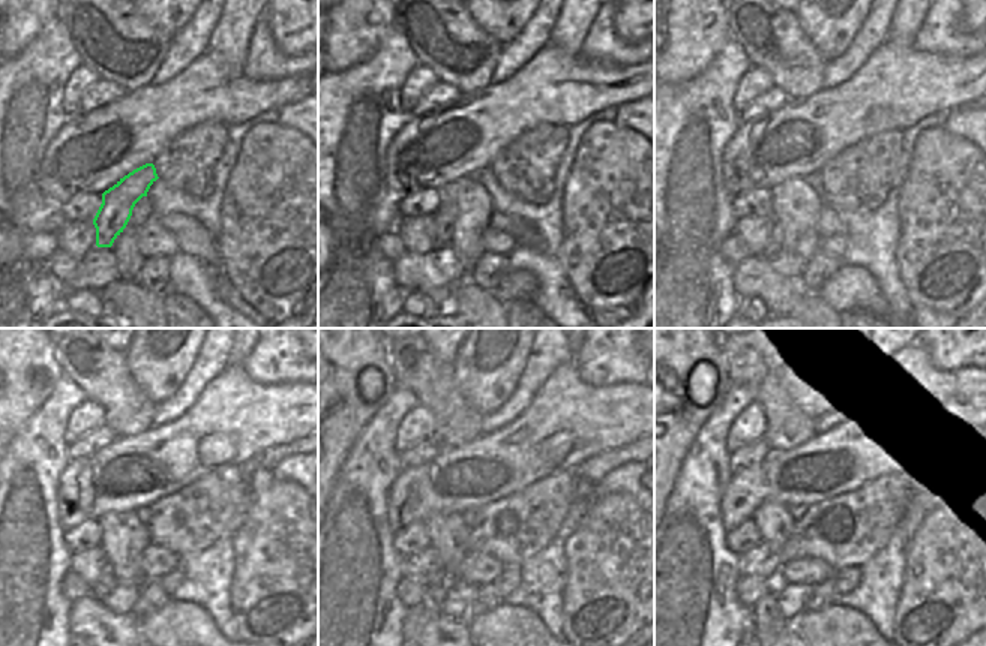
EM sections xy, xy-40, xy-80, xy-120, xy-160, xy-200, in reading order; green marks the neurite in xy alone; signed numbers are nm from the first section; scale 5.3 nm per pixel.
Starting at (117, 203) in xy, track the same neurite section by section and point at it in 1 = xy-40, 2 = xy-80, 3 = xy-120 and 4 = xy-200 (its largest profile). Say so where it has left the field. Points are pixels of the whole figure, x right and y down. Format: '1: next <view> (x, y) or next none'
1: next xy-40 (444, 218)
2: next xy-80 (775, 245)
3: next xy-120 (105, 582)
4: next xy-200 (767, 616)

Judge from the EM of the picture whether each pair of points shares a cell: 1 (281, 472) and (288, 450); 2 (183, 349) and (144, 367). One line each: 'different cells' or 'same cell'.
1: different cells
2: same cell

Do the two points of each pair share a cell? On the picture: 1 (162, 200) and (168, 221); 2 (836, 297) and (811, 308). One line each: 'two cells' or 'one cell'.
1: two cells
2: two cells

